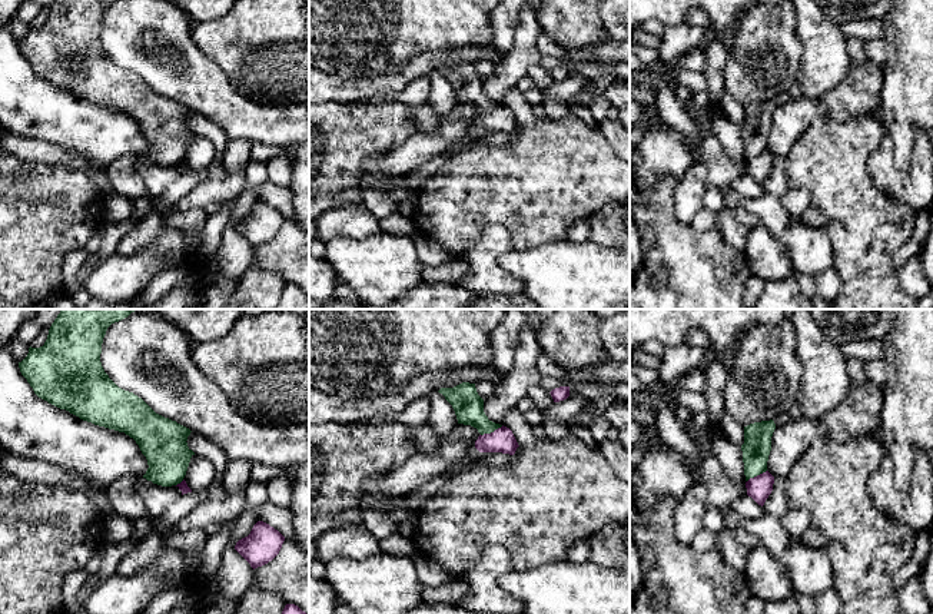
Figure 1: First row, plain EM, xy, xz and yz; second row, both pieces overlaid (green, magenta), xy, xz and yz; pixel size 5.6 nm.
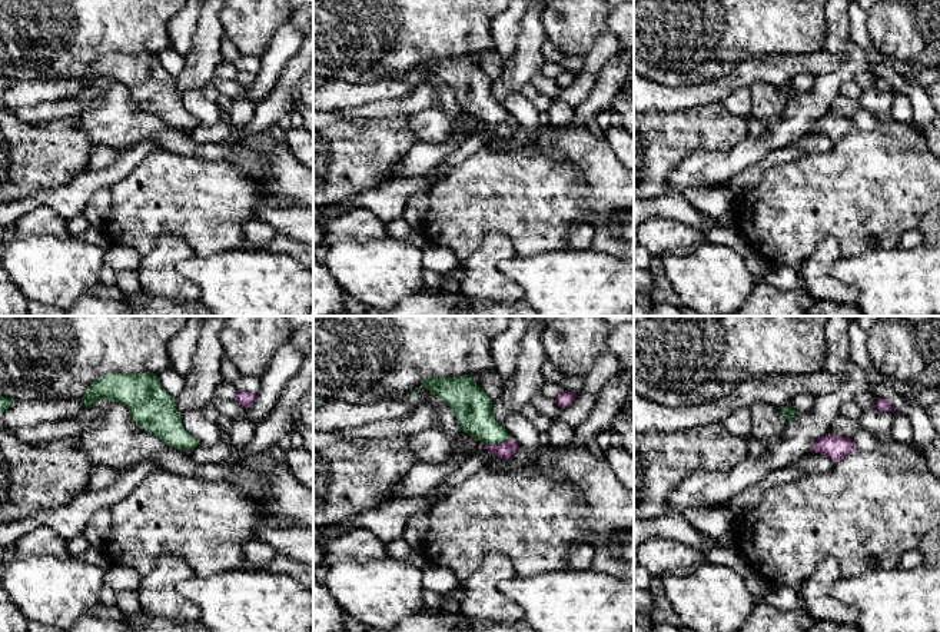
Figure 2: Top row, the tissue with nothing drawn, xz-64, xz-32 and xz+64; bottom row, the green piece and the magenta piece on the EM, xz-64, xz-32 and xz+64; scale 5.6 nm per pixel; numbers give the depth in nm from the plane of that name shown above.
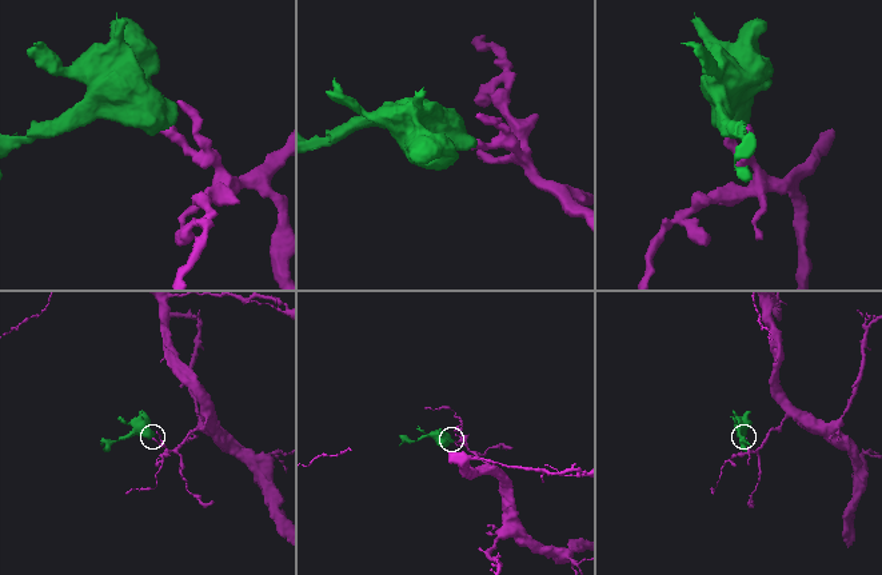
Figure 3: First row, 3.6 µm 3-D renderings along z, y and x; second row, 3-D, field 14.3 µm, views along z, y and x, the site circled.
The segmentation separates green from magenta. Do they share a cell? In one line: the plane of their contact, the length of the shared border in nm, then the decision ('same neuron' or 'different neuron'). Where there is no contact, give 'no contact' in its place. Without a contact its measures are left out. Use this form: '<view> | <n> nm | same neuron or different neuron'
xz | 140 nm | different neuron

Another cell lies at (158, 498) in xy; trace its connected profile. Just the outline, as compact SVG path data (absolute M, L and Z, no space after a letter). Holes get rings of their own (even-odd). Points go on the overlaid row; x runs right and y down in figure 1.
M143 477L136 478L135 489L143 498L152 518L159 518L173 501L182 497L179 487L162 487Z

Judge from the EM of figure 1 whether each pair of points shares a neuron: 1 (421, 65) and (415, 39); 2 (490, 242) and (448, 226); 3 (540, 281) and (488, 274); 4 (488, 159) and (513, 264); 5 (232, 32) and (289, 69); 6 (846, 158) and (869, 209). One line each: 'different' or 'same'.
1: different
2: different
3: different
4: different
5: same
6: same

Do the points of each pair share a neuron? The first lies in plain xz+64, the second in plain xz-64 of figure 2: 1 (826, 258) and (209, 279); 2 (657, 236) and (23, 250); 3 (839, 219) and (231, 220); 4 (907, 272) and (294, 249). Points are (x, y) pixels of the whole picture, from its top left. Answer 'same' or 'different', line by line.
1: different
2: different
3: same
4: different

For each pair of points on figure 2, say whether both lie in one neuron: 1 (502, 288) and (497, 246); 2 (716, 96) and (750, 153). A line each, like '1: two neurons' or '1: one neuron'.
1: one neuron
2: two neurons

